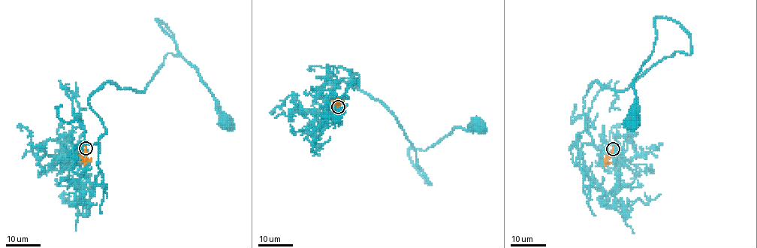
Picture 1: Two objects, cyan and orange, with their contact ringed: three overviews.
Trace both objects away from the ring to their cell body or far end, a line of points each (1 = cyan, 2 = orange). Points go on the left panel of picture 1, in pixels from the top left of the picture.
1: (85, 148), (76, 164), (107, 131), (91, 94), (143, 91), (178, 55), (156, 19), (225, 122)
2: (85, 148), (84, 159), (79, 154)

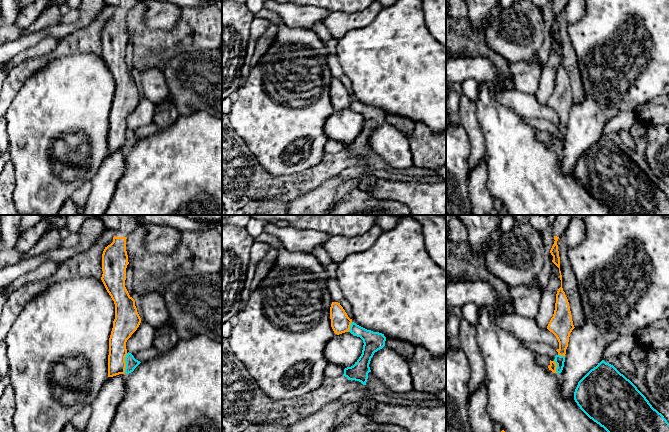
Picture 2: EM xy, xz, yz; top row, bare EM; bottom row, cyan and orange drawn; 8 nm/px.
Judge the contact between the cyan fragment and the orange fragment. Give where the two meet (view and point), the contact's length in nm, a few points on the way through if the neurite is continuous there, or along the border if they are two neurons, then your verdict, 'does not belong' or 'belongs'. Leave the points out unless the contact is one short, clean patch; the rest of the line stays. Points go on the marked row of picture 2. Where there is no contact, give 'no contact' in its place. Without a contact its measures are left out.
contact xy (126, 363); length 160 nm; border xy (127, 353), (124, 372); does not belong

